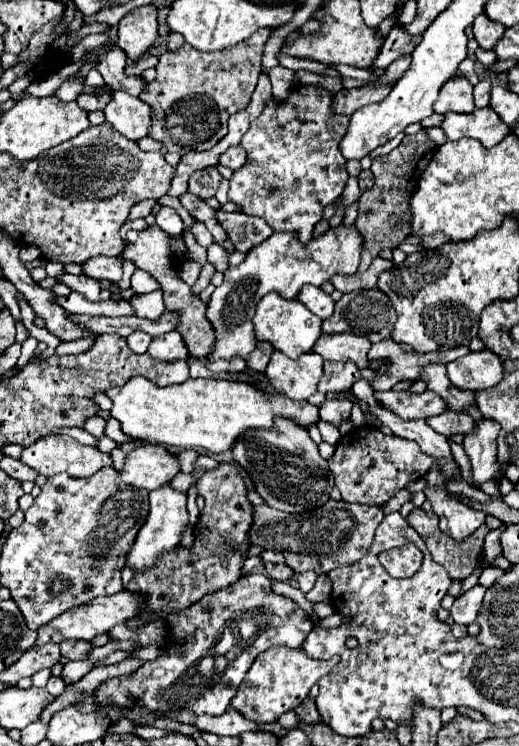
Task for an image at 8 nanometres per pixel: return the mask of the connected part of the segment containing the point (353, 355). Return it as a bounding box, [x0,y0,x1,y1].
[314,333,372,369]

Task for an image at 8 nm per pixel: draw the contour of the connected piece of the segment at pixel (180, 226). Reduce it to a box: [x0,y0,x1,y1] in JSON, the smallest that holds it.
[156,207,184,235]

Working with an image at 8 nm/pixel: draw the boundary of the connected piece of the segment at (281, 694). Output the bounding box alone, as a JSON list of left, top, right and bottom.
[232,647,340,725]

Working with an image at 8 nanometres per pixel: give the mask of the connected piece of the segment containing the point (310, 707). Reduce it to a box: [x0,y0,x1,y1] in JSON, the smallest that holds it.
[296,697,320,725]

